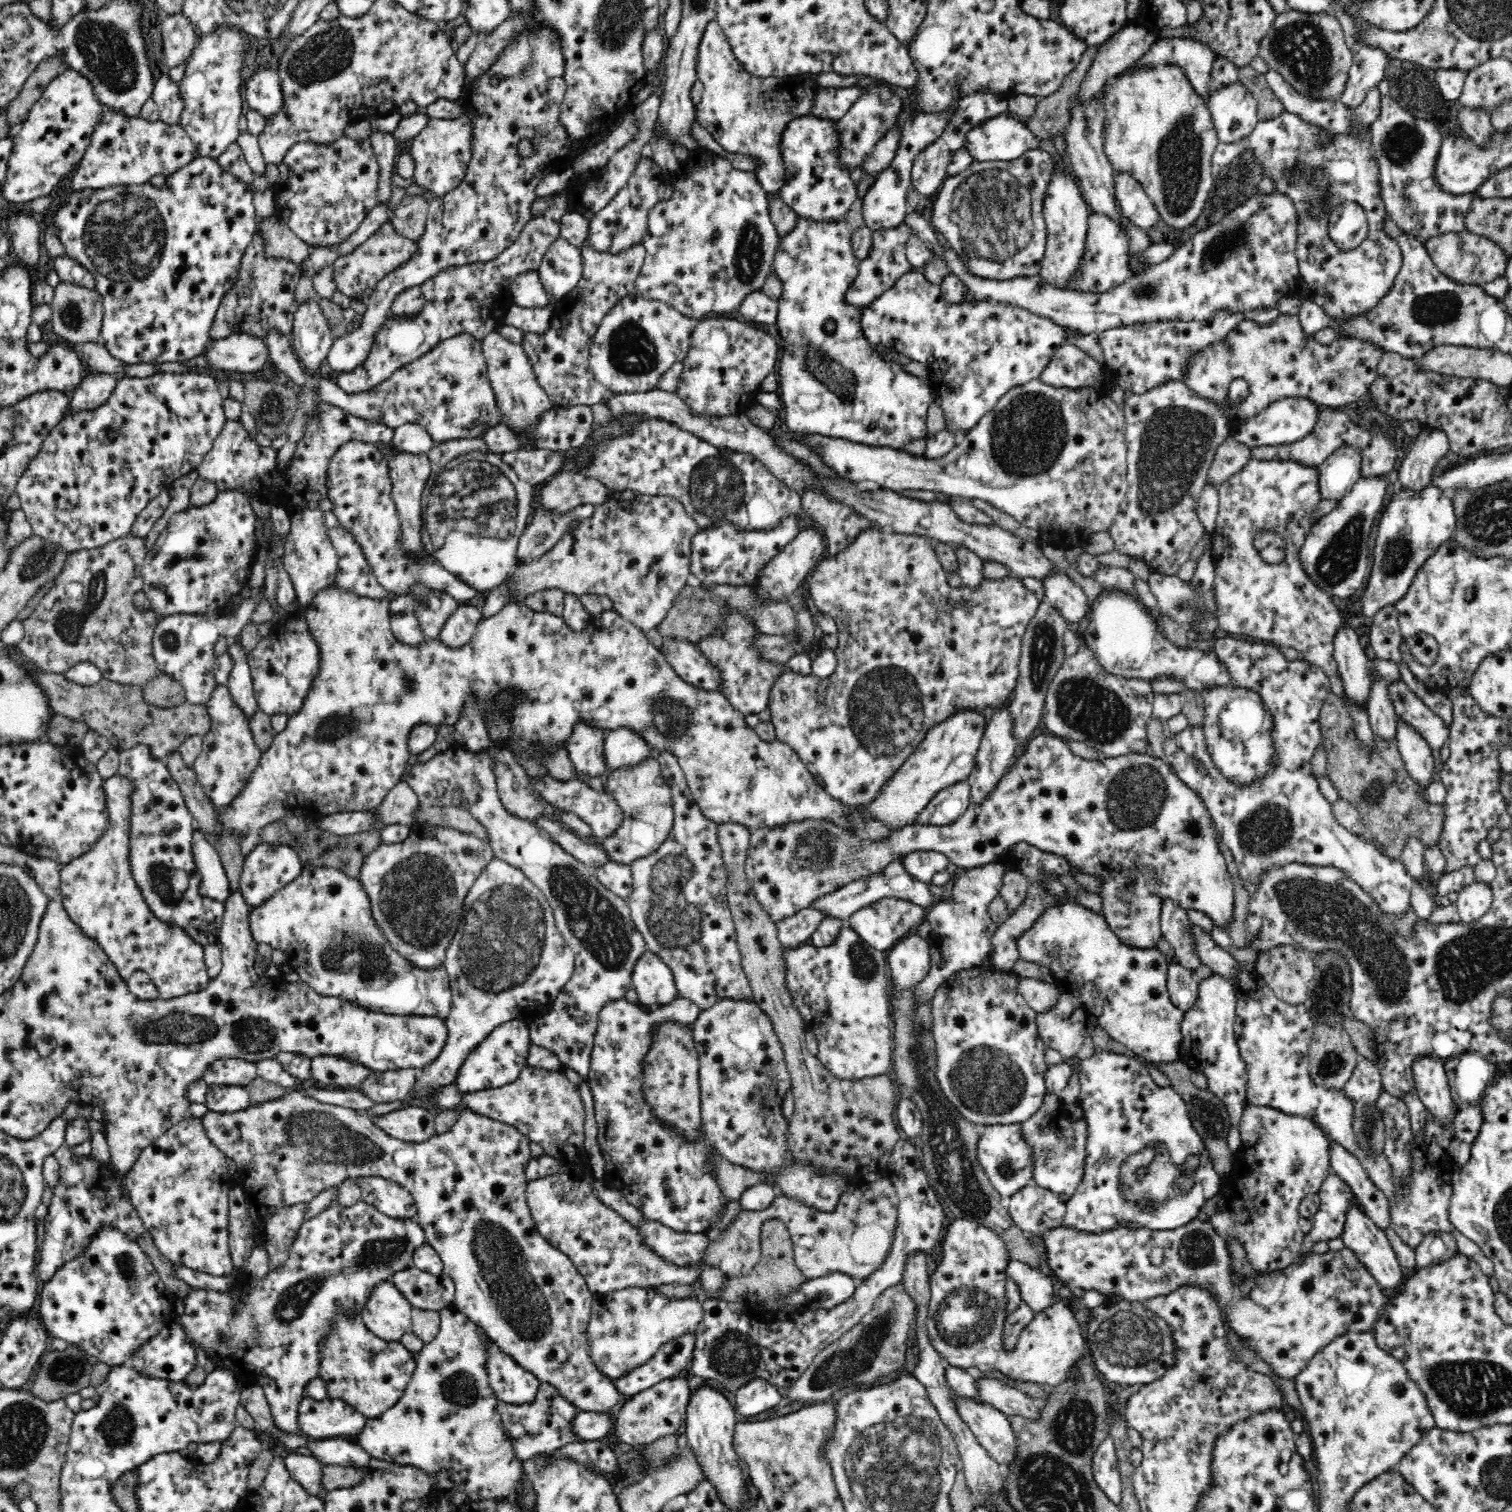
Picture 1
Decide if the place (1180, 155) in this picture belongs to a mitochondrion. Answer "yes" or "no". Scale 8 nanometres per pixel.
yes

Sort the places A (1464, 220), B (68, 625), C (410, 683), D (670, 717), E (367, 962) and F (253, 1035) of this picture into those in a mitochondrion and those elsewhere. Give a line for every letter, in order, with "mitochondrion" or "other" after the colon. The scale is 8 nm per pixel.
A: other
B: mitochondrion
C: mitochondrion
D: mitochondrion
E: mitochondrion
F: mitochondrion

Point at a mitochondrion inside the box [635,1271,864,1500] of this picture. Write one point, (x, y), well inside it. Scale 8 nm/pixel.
(748, 1361)

